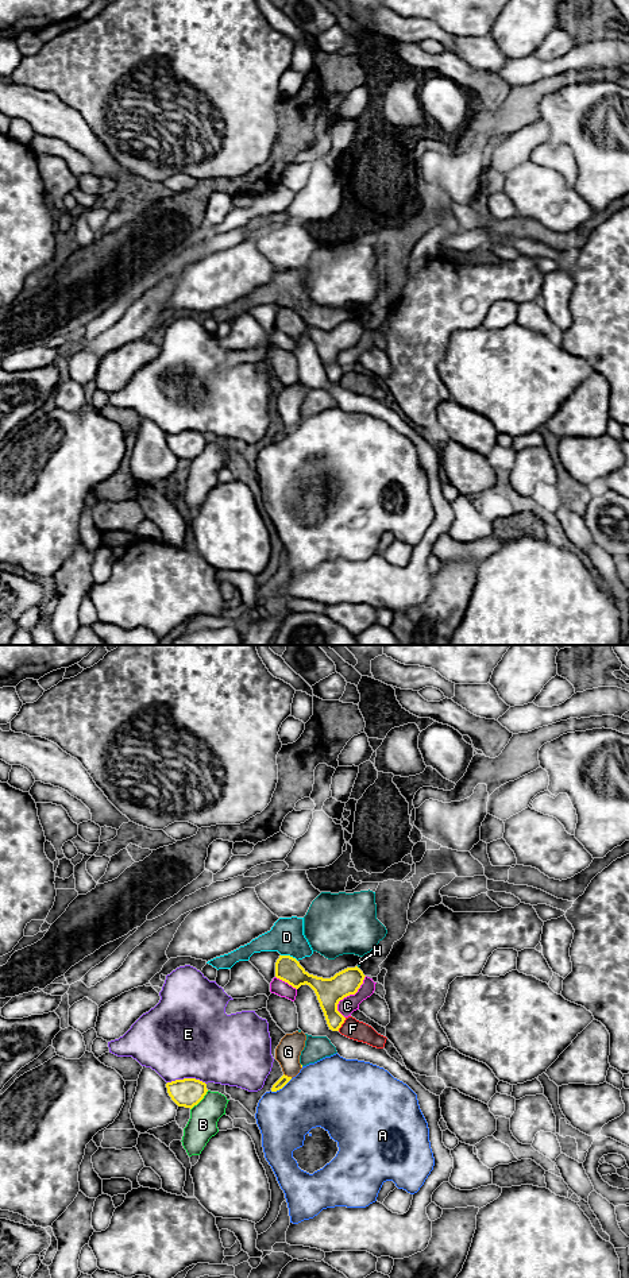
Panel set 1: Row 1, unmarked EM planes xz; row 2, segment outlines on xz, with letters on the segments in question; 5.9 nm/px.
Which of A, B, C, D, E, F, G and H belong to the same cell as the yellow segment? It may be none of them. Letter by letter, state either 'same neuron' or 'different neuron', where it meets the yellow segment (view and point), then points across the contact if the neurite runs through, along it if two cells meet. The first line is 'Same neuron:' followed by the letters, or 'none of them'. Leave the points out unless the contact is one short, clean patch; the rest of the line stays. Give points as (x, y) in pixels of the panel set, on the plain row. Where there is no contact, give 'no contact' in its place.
Same neuron: none of them
A: different neuron | xz (281, 440)
B: different neuron | xz (200, 452)
C: different neuron | xz (347, 347)
D: different neuron | xz (289, 308) | along xz (281, 307), (289, 307), (297, 313)
E: different neuron | xz (186, 431)
F: different neuron | xz (342, 375) | along xz (346, 370), (338, 382)
G: different neuron | xz (286, 428)
H: different neuron | no contact

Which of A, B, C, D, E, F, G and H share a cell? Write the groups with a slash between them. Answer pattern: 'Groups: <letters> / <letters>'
Groups: A / B / C / D / E / F / G / H

